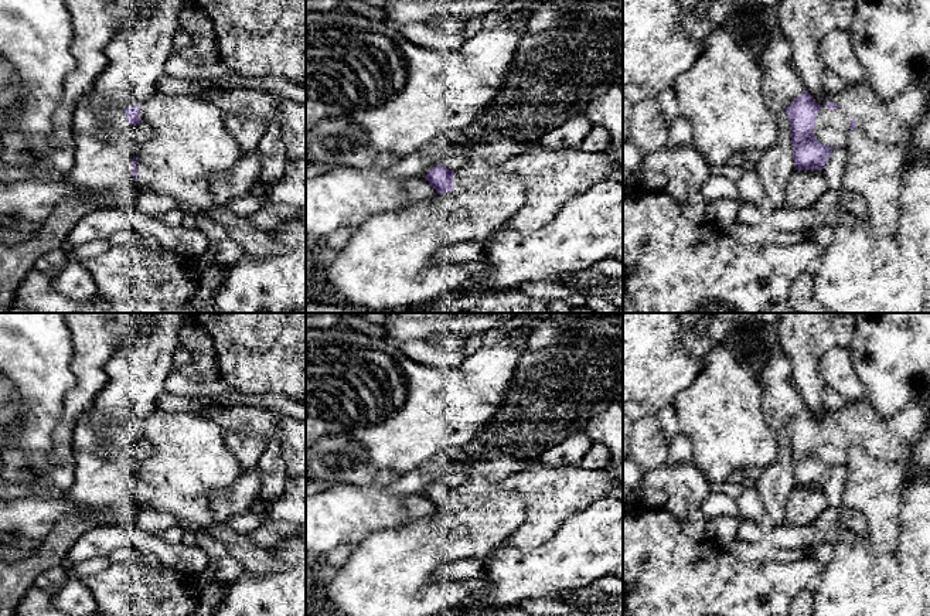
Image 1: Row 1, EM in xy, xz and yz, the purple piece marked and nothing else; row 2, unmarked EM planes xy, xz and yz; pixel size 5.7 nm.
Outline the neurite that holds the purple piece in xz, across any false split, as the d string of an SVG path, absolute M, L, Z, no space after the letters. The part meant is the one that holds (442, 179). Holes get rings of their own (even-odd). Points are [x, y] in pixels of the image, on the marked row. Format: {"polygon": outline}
{"polygon": "M487 130L484 139L471 140L460 169L453 171L436 166L425 177L437 193L433 200L371 215L354 228L347 245L326 269L326 286L341 303L379 313L415 310L464 287L467 273L461 268L435 265L432 258L443 245L487 239L524 205L527 194L522 177L504 173L500 167L528 152L528 143L498 130Z"}

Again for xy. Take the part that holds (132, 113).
{"polygon": "M157 92L142 106L126 108L125 113L130 125L144 122L153 130L132 159L132 174L139 188L170 195L178 205L209 215L218 207L211 193L211 176L242 159L239 144L224 126L224 112L201 96Z"}

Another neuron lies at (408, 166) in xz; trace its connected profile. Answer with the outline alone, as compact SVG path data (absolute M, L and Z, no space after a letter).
M463 130L446 132L422 146L418 152L399 159L386 170L391 178L426 177L436 166L444 166L453 171L466 163L466 154L471 140Z

